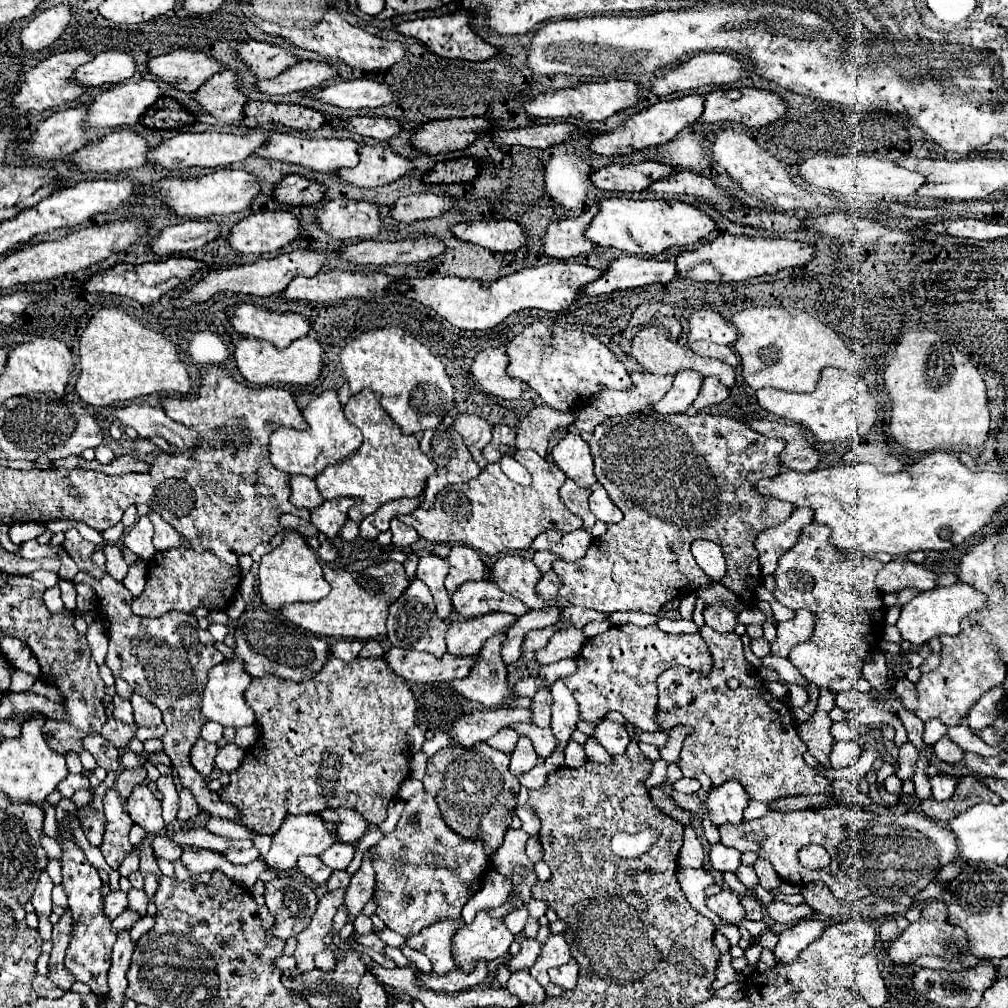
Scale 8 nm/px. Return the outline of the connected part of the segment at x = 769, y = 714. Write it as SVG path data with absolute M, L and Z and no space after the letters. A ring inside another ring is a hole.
M707 626L699 632L713 656L711 672L703 676L685 666L675 666L657 678L657 723L661 730L667 732L679 724L695 728L679 756L683 776L695 778L701 770L711 778L713 786L737 778L749 798L763 802L793 794L829 794L829 780L815 774L803 760L807 748L797 736L797 724L789 708L781 700L775 704L775 698L763 688L763 682L747 670L749 664L743 656L741 638L735 632L719 634ZM729 678L737 678L741 688L731 690L727 686Z

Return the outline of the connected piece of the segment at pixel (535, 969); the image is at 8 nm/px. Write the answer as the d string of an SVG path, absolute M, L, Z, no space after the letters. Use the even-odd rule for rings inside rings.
M559 932L559 934L551 934L549 940L543 944L543 950L541 950L541 956L537 958L537 962L531 966L531 976L543 986L547 988L549 984L549 976L547 976L547 970L553 968L553 966L561 966L561 964L567 964L571 960L571 950L569 950L569 944L565 940L565 934Z

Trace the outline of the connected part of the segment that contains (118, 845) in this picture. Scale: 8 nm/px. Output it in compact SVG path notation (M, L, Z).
M109 788L103 796L103 812L105 812L105 836L99 850L103 852L105 862L113 870L119 870L121 862L125 860L127 854L135 850L135 846L127 838L133 820L129 818L125 804L115 788Z

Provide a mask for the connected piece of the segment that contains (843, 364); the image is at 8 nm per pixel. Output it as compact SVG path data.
M757 306L735 314L733 324L739 330L735 350L743 364L743 378L753 390L779 388L787 392L813 392L821 370L827 366L843 368L855 376L863 374L861 358L843 344L831 326L805 310Z

